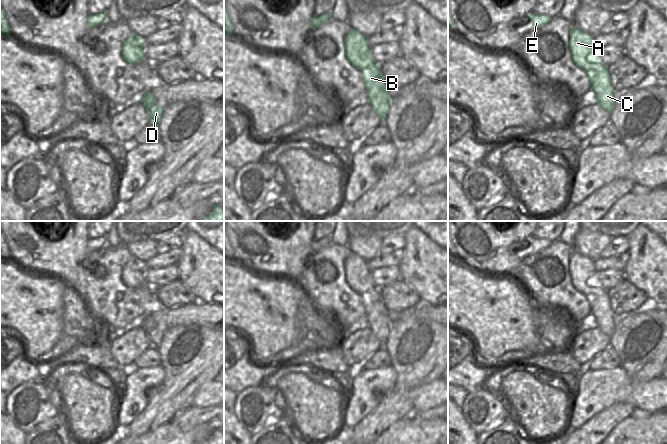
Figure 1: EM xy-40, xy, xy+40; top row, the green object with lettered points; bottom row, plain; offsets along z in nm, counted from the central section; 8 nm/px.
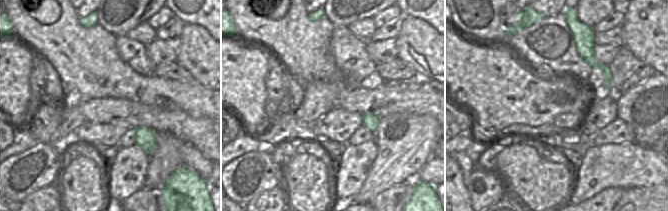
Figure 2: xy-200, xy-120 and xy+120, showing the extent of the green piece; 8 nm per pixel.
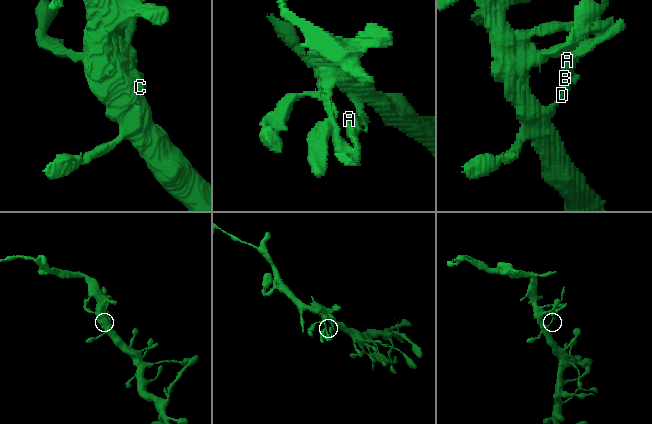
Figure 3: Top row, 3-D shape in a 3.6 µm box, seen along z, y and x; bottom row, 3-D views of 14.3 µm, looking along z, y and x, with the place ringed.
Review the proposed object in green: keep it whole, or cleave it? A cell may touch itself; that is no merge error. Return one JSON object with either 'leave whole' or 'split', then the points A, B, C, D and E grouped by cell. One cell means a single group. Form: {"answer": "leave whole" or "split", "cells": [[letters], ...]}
{"answer": "split", "cells": [["A"], ["B", "C", "D", "E"]]}

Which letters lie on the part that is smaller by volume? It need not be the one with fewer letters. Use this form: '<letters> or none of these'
A

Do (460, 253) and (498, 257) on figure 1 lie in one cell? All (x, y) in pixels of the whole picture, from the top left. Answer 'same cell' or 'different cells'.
same cell

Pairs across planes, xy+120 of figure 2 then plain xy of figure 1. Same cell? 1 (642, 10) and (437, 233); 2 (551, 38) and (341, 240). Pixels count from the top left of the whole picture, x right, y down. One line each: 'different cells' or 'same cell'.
1: different cells
2: different cells

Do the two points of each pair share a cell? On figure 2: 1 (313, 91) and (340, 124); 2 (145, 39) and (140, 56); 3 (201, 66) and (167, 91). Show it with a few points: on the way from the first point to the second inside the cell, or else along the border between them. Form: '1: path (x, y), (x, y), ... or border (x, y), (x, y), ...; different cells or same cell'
1: border (336, 107), (325, 113), (313, 124); different cells
2: border (125, 35), (139, 41), (144, 46); different cells
3: border (196, 80), (210, 89); different cells

